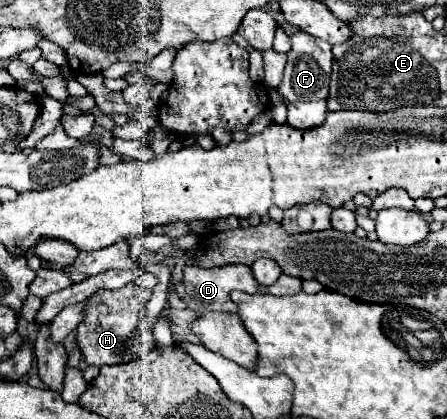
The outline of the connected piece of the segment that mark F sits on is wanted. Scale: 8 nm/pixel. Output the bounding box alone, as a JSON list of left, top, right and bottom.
[278,31,332,103]

